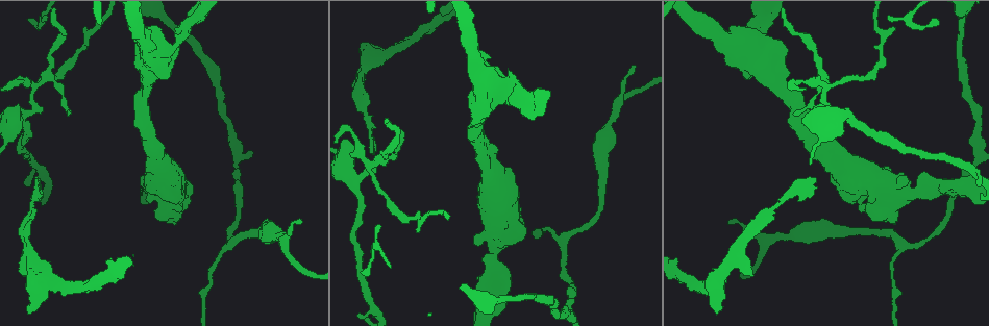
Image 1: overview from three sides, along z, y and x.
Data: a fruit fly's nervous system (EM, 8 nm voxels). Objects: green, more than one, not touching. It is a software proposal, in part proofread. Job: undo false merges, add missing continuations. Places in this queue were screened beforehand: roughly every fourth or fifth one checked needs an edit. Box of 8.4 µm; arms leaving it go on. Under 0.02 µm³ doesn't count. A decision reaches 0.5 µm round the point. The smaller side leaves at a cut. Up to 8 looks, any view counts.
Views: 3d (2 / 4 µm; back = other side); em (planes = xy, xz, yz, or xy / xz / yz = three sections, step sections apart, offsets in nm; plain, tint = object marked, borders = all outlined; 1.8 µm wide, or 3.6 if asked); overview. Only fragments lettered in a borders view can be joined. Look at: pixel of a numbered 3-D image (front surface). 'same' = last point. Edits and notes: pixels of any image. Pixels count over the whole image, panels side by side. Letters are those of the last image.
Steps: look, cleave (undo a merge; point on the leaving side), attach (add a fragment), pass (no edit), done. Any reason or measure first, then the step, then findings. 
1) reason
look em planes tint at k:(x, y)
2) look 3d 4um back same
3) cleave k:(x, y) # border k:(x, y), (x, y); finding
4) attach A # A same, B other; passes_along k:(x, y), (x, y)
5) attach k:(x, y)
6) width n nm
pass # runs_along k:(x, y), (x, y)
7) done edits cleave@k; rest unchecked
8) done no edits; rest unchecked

free end
look em yz step 8 borders at 1:(979, 185)

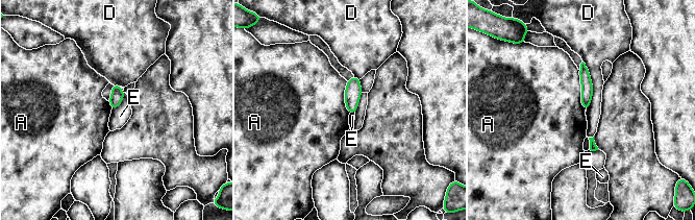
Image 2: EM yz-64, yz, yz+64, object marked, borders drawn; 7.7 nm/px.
another direction
look em xz step 8 borders same

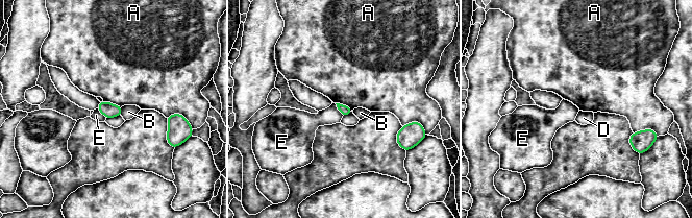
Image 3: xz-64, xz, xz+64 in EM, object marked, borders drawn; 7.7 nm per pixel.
pass # A other, B other, D other, E other; border 3:(335, 103), (343, 115); no lettered fragment goes on from it

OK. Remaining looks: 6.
look 3d 2um at 1:(364, 161)

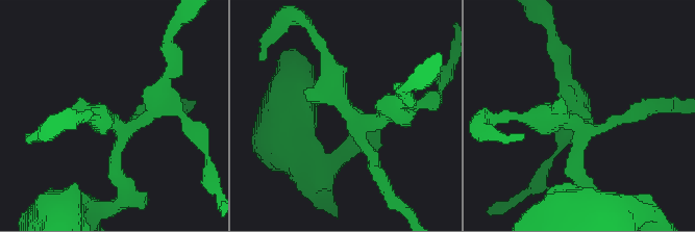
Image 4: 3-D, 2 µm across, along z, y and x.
look em planes plain at 4:(582, 140)

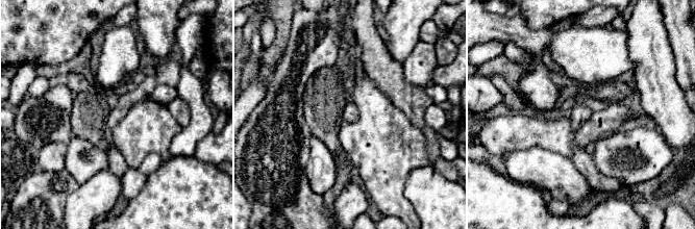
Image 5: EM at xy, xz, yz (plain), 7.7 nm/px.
see the neighbours
look em planes borders same

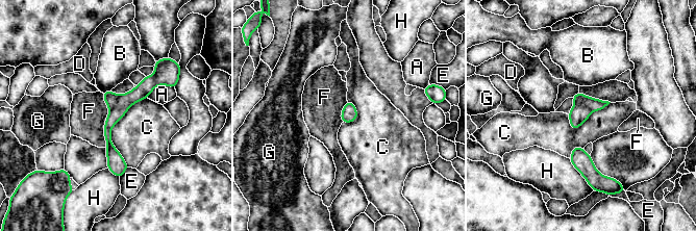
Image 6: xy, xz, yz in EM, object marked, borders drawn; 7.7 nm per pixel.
cleave 6:(579, 112) # A other, B other, C other, D other, E other, F other, G other, H other; part_leaving 6:(164, 76), (107, 126), (119, 174); two neurons meet here

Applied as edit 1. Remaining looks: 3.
redraw
look overview

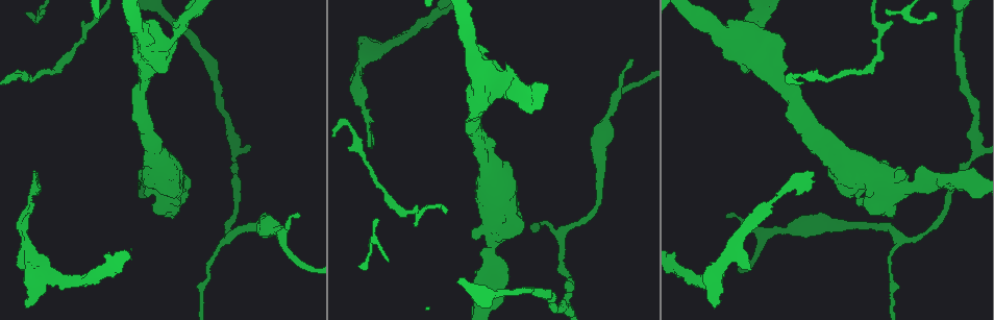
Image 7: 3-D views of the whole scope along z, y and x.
sudden change in width
look em 3.6um planes tint at 7:(140, 34)

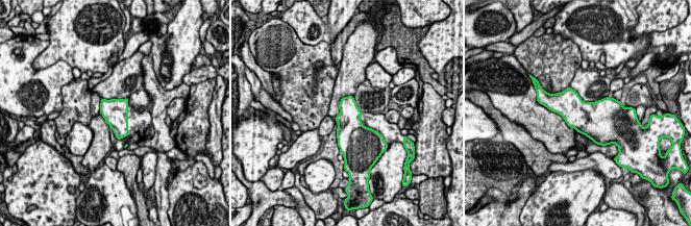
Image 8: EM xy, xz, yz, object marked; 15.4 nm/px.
what lies round it
look em 3.6um planes borders same

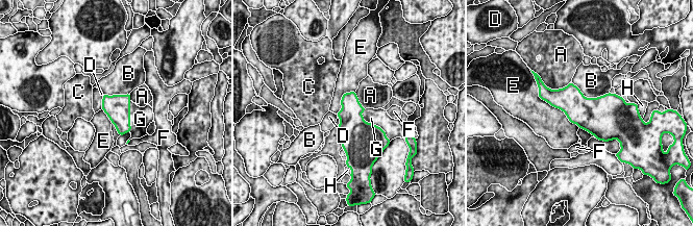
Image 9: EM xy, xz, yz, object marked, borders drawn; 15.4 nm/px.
width 380 nm
attach G # A other, B other, C other, D other, E other, F other, G same, H other; the neuron continues

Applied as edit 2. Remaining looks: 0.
done edits cleave@6, attach@9; rest unchecked

